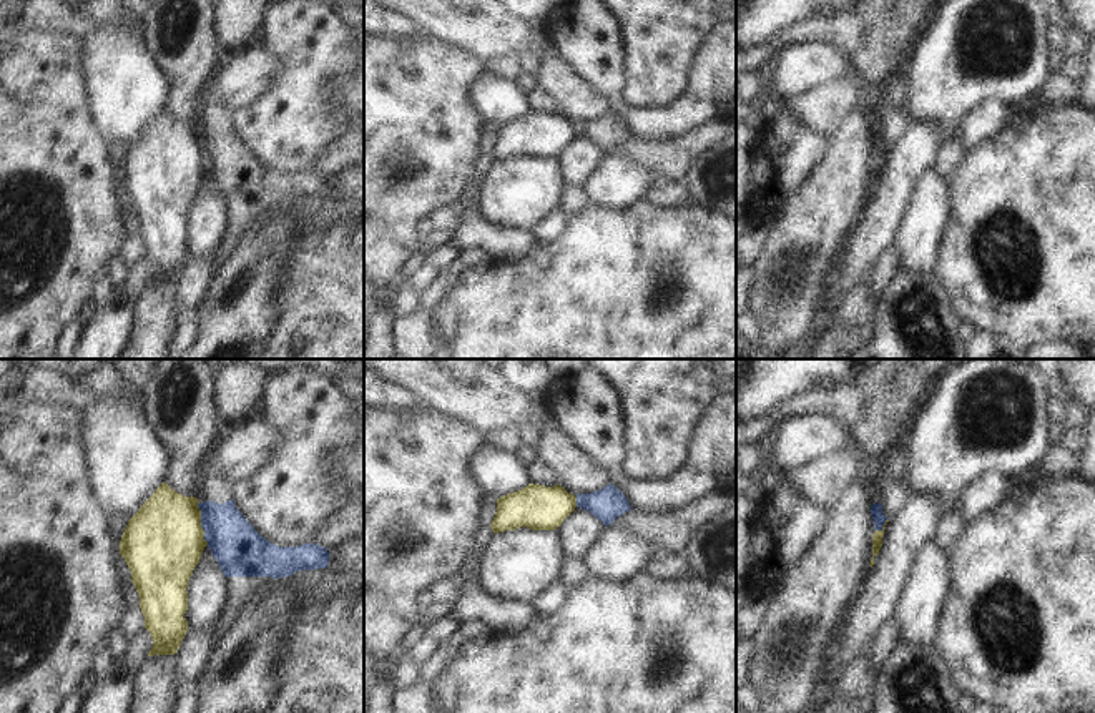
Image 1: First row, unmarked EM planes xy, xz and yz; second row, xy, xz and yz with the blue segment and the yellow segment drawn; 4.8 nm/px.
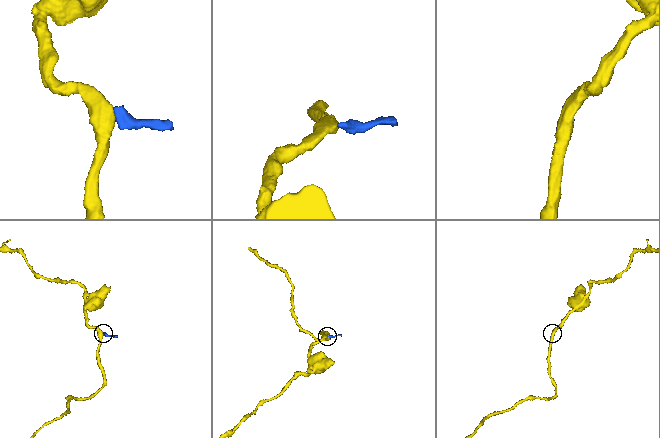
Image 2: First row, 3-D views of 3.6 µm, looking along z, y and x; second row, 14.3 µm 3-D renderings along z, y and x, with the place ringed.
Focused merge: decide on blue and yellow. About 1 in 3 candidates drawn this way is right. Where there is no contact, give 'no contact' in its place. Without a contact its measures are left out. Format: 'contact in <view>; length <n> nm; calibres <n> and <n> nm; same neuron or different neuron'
contact in xy; length 220 nm; calibres 240 and 380 nm; different neuron

